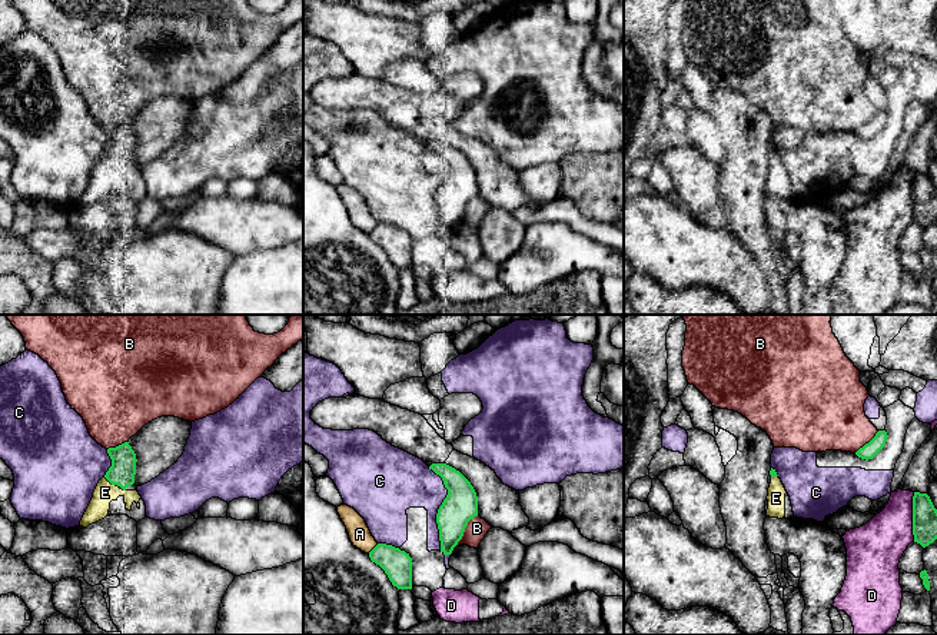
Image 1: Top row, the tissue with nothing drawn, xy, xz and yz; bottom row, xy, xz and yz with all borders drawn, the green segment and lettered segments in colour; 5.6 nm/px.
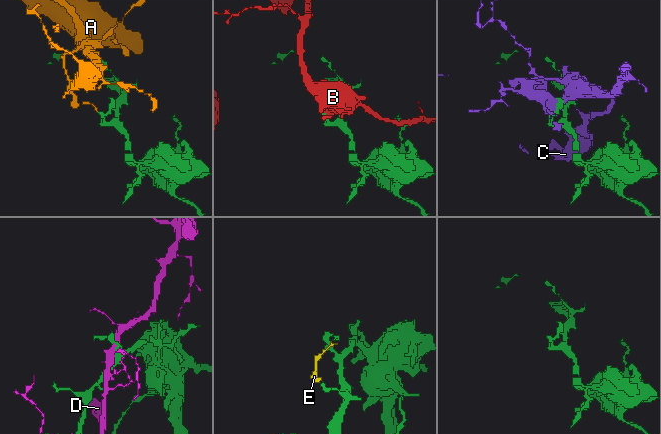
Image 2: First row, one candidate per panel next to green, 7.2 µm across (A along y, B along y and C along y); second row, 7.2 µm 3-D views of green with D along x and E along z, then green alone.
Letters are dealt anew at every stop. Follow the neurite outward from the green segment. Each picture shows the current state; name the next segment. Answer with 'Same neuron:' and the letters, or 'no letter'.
Same neuron: E

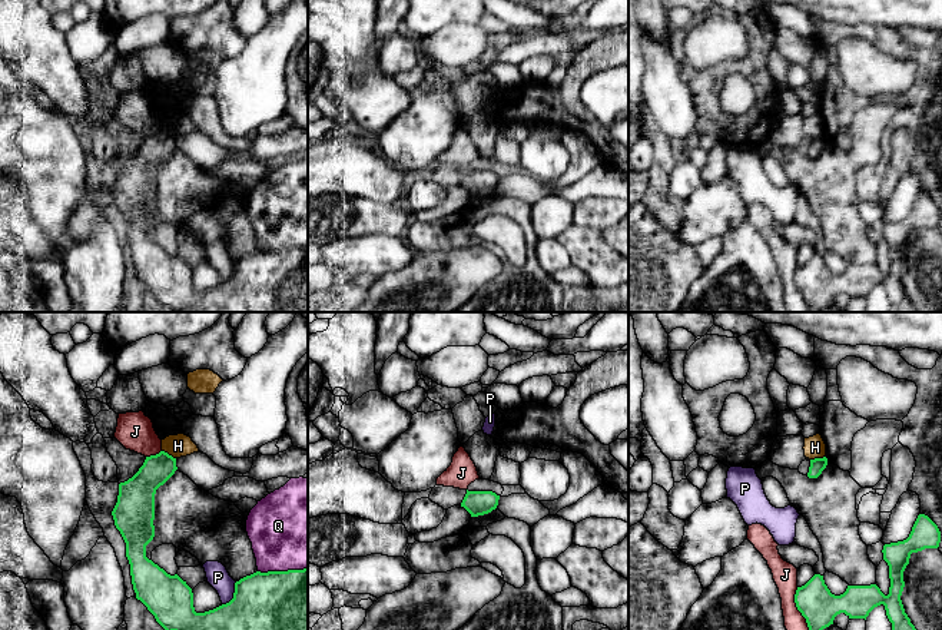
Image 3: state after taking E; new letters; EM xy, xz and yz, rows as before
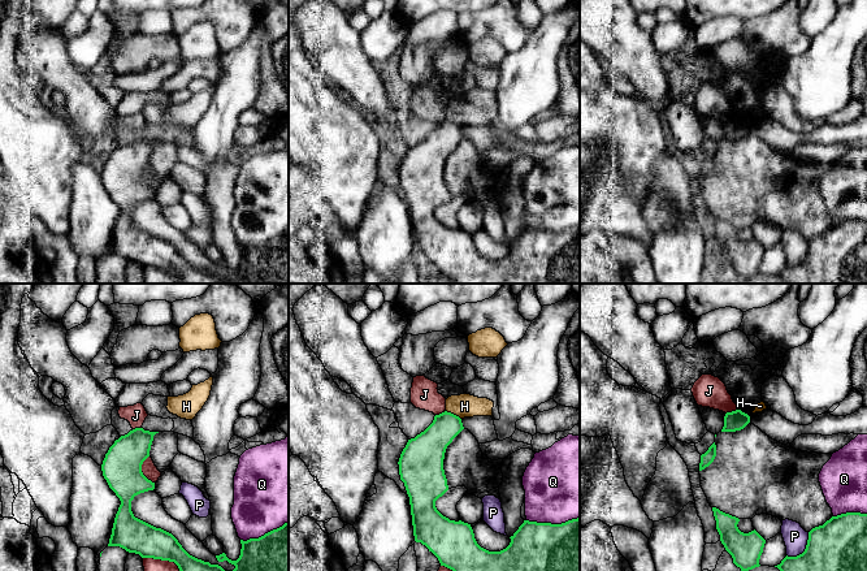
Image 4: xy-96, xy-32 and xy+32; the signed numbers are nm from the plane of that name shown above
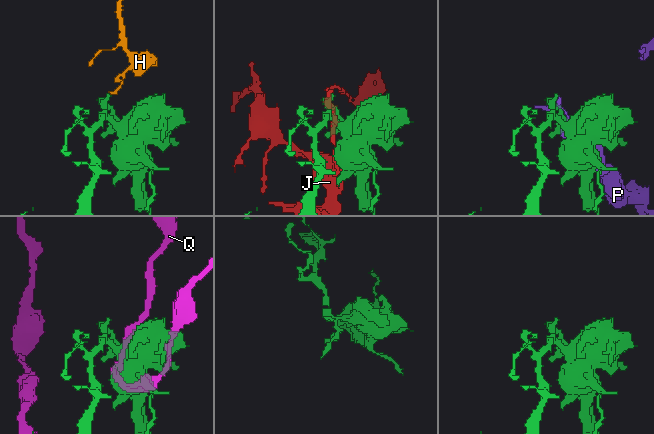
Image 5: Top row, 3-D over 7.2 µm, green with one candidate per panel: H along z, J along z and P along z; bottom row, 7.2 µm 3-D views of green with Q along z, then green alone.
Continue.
Same neuron: no letter

